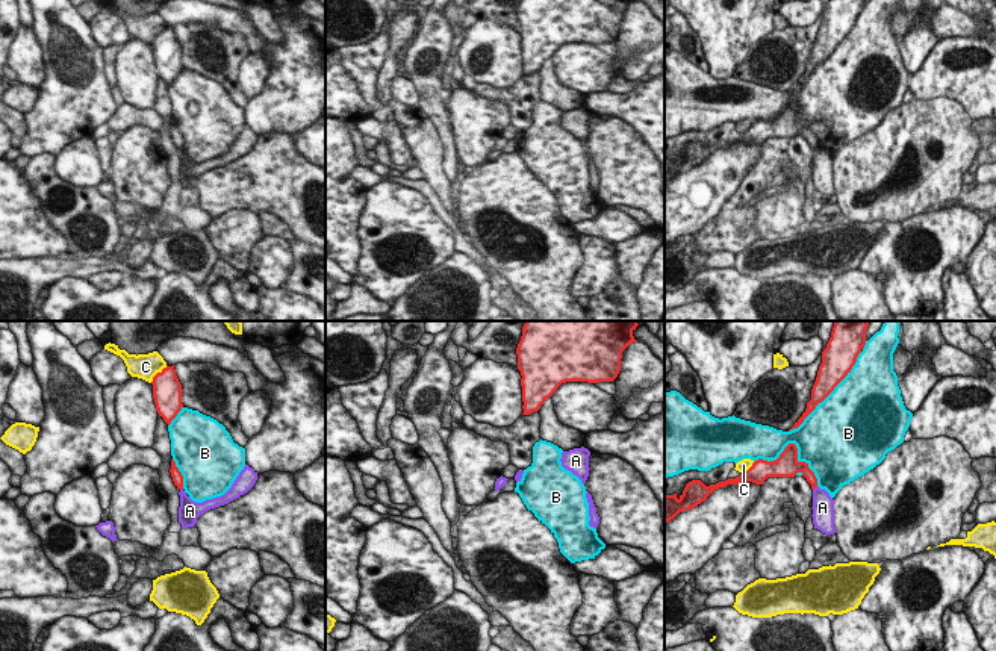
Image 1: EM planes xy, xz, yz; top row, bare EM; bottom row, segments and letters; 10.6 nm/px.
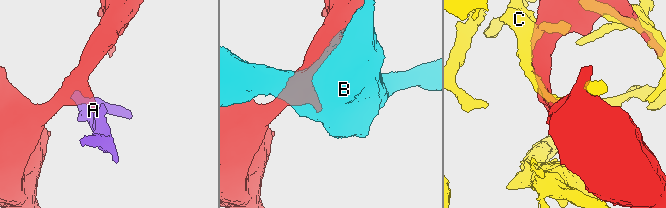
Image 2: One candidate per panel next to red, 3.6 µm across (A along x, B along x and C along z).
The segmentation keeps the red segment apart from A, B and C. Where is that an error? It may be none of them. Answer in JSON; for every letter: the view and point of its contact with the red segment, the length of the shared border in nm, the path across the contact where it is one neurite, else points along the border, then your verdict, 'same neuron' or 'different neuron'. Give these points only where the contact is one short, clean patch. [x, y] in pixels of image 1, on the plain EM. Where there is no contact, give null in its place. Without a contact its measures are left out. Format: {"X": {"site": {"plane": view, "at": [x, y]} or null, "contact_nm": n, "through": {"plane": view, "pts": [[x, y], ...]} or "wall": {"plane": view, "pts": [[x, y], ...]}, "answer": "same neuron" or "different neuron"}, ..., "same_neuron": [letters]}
{"A": {"site": {"plane": "yz", "at": [815, 147]}, "contact_nm": 70, "wall": {"plane": "yz", "pts": [[818, 147], [813, 150]]}, "answer": "different neuron"}, "B": {"site": {"plane": "yz", "at": [795, 106]}, "contact_nm": 750, "answer": "different neuron"}, "C": {"site": {"plane": "xy", "at": [158, 34]}, "contact_nm": 260, "answer": "different neuron"}, "same_neuron": []}

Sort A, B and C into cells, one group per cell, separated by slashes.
A C / B

